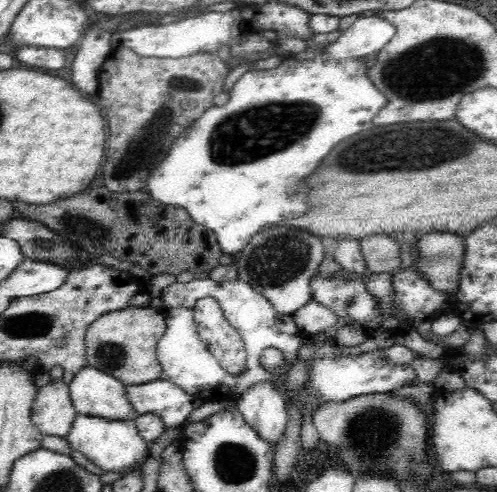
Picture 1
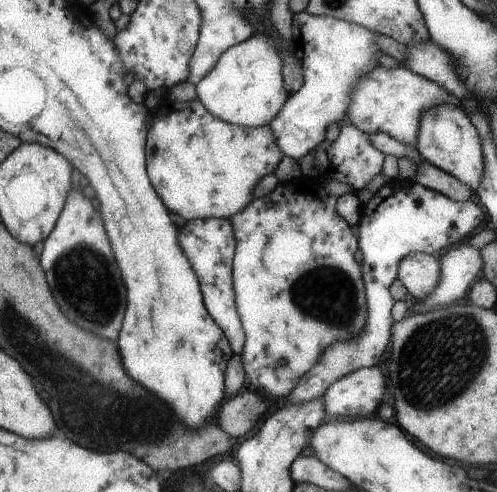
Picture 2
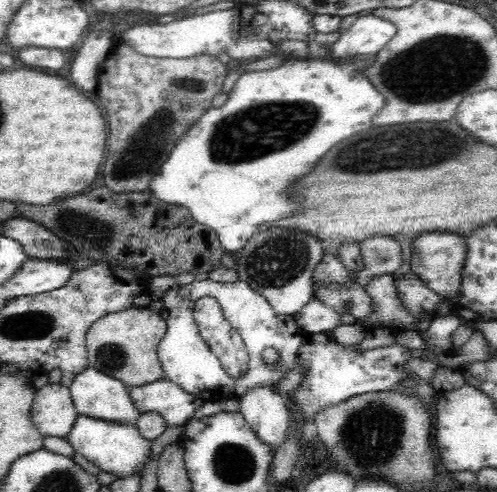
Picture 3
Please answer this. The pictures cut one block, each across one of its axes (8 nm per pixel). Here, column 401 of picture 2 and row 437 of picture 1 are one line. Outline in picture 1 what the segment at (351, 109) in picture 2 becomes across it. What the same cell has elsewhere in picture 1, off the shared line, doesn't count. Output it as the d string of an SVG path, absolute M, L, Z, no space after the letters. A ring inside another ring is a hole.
M76 416L76 424L70 428L68 438L74 452L80 452L86 456L92 464L102 468L104 472L114 472L118 476L130 476L134 472L142 472L142 466L148 462L150 456L150 442L140 436L140 430L136 424L120 424L120 422L108 422L100 418L88 418L88 416Z

